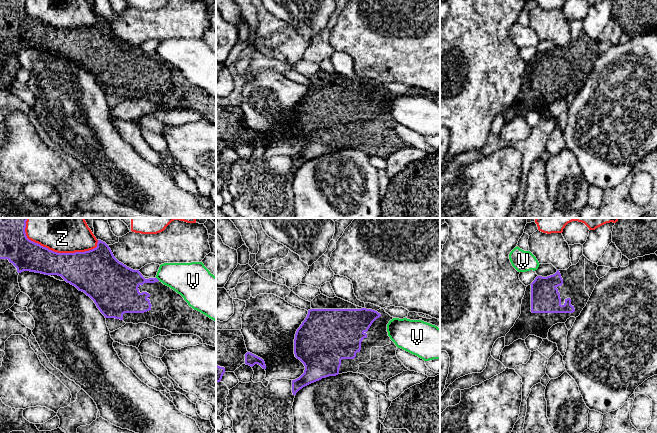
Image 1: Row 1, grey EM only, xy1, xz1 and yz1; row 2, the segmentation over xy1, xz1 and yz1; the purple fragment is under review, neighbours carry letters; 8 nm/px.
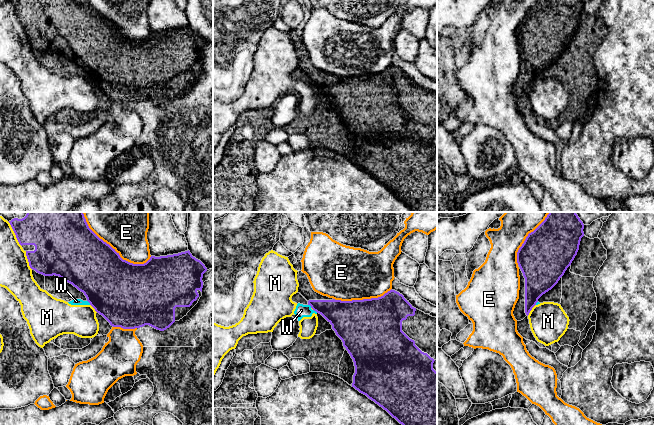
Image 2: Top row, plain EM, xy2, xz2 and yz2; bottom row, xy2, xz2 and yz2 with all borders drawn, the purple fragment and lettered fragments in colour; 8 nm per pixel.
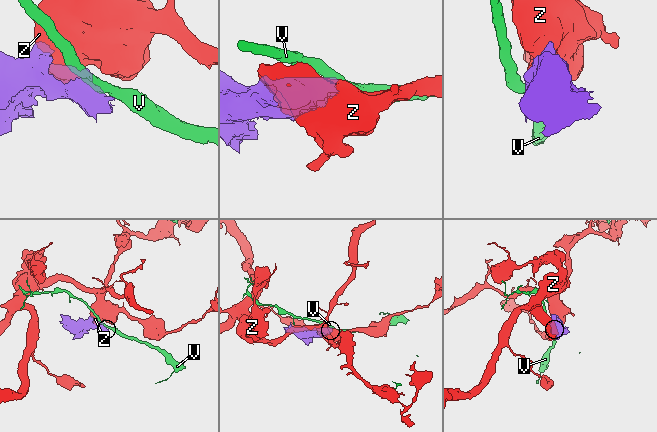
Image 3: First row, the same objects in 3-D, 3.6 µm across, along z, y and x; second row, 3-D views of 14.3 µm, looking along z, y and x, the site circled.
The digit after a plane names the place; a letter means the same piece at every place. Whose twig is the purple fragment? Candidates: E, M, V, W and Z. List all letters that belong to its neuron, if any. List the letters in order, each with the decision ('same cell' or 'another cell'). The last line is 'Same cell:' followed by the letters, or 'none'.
E: another cell
M: another cell
V: another cell
W: another cell
Z: another cell
Same cell: none

